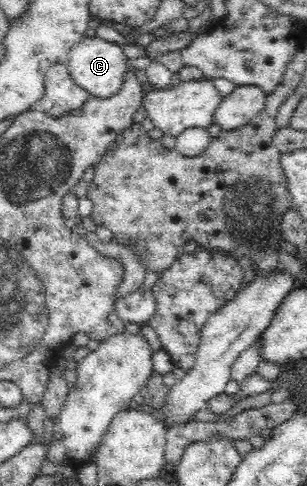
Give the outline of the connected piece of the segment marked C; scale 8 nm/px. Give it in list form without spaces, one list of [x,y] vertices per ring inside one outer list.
[[[100,37],[85,38],[76,46],[70,48],[67,56],[67,69],[74,83],[84,89],[90,97],[114,96],[123,86],[126,71],[128,70],[127,59],[116,43],[100,39]]]

